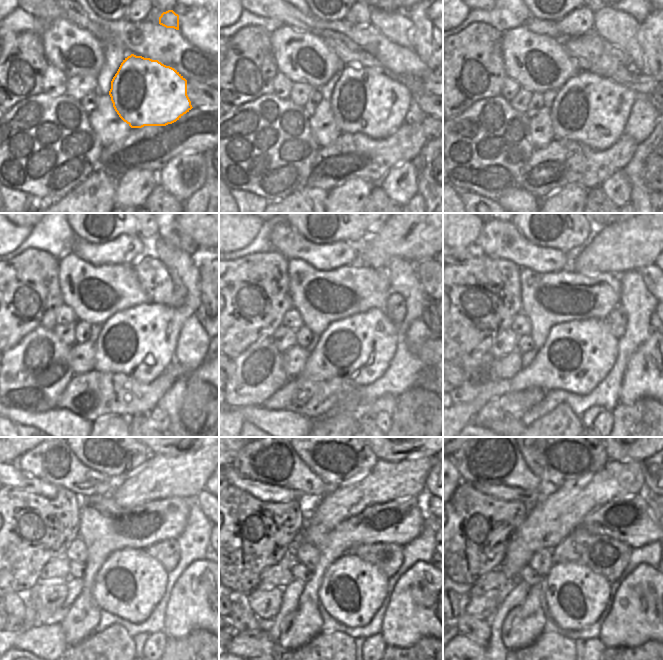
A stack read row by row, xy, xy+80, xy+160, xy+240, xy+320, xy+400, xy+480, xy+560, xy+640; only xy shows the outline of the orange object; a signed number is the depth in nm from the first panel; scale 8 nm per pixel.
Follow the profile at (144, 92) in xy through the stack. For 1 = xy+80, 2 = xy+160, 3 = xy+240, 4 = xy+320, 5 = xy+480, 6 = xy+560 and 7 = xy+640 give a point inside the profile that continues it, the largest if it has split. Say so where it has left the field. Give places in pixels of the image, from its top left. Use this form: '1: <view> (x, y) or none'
1: xy+80 (365, 100)
2: xy+160 (593, 110)
3: xy+240 (140, 342)
4: xy+320 (359, 348)
5: xy+480 (130, 583)
6: xy+560 (352, 590)
7: xy+640 (576, 596)

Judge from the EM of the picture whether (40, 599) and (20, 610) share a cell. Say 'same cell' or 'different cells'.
different cells

